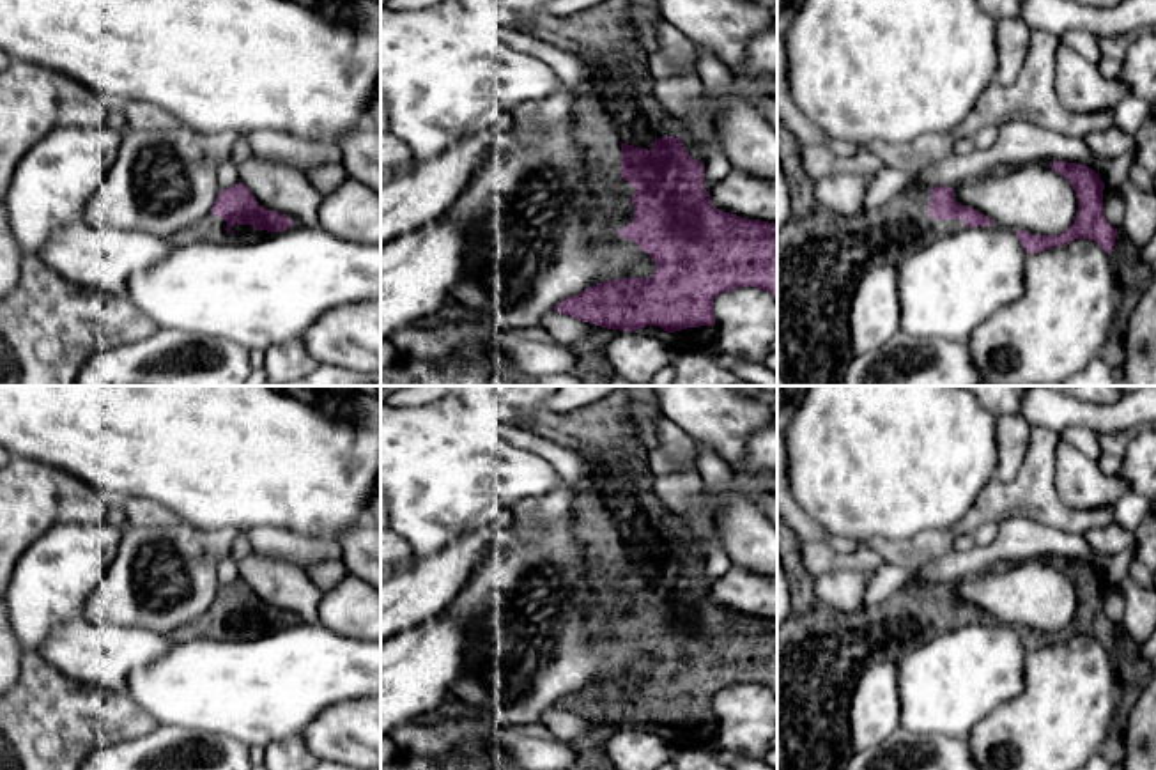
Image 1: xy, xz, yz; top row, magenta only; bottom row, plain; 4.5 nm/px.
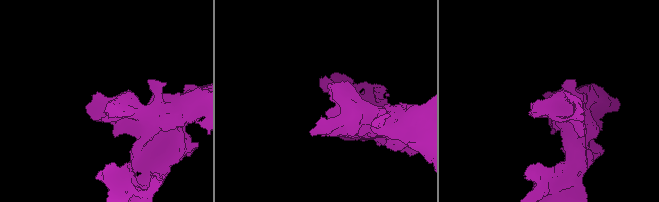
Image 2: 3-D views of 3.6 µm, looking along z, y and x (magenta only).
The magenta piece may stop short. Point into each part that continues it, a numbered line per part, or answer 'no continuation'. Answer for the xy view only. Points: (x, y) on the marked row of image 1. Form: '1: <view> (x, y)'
1: xy (209, 227)

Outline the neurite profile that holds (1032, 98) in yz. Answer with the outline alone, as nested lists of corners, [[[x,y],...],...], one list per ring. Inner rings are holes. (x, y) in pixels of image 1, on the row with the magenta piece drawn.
[[[1030,30],[1030,50],[1018,80],[1004,87],[988,85],[965,120],[952,129],[952,138],[974,138],[986,126],[1000,127],[1023,120],[1066,136],[1087,136],[1114,126],[1114,112],[1075,113],[1062,106],[1053,83],[1052,67],[1059,37]]]

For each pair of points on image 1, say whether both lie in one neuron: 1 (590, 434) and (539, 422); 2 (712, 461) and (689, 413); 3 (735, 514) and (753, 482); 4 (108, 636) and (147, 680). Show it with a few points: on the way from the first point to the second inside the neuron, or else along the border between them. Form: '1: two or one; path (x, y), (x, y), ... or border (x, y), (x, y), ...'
1: one; path (578, 423), (551, 420)
2: two; border (696, 441), (709, 446), (730, 469)
3: two; border (730, 469), (730, 489), (755, 505)
4: two; border (172, 645), (158, 659), (137, 666), (124, 692)

